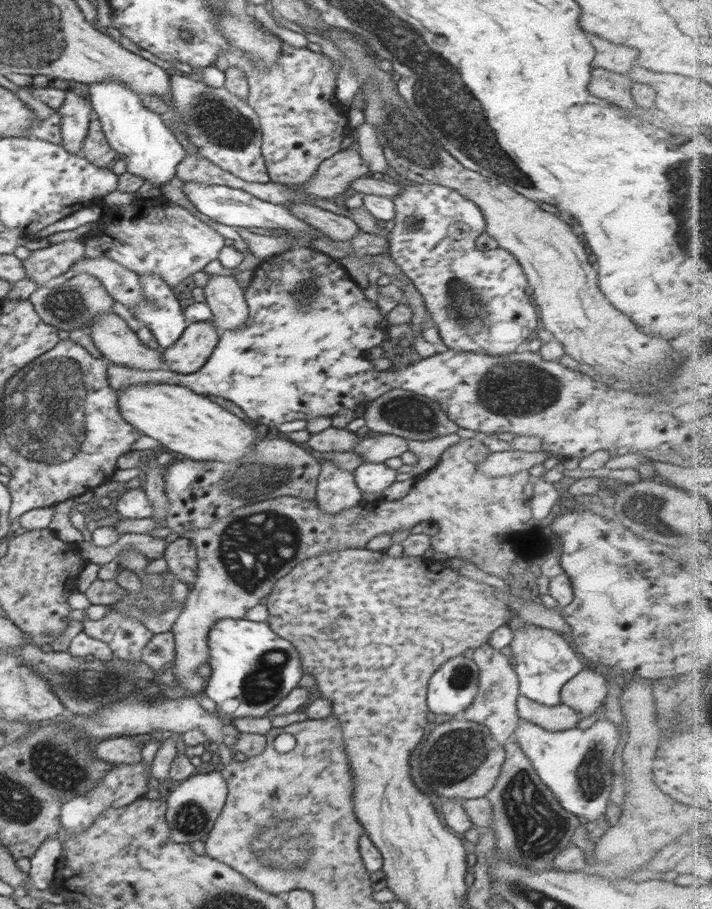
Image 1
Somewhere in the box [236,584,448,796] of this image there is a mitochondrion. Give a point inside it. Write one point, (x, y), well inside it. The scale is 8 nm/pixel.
(263, 683)

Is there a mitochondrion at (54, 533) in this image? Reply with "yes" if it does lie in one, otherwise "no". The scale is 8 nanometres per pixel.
no

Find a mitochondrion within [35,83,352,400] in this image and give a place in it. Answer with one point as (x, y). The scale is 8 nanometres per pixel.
(222, 123)

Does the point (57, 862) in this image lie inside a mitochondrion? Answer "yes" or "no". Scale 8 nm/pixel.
no

